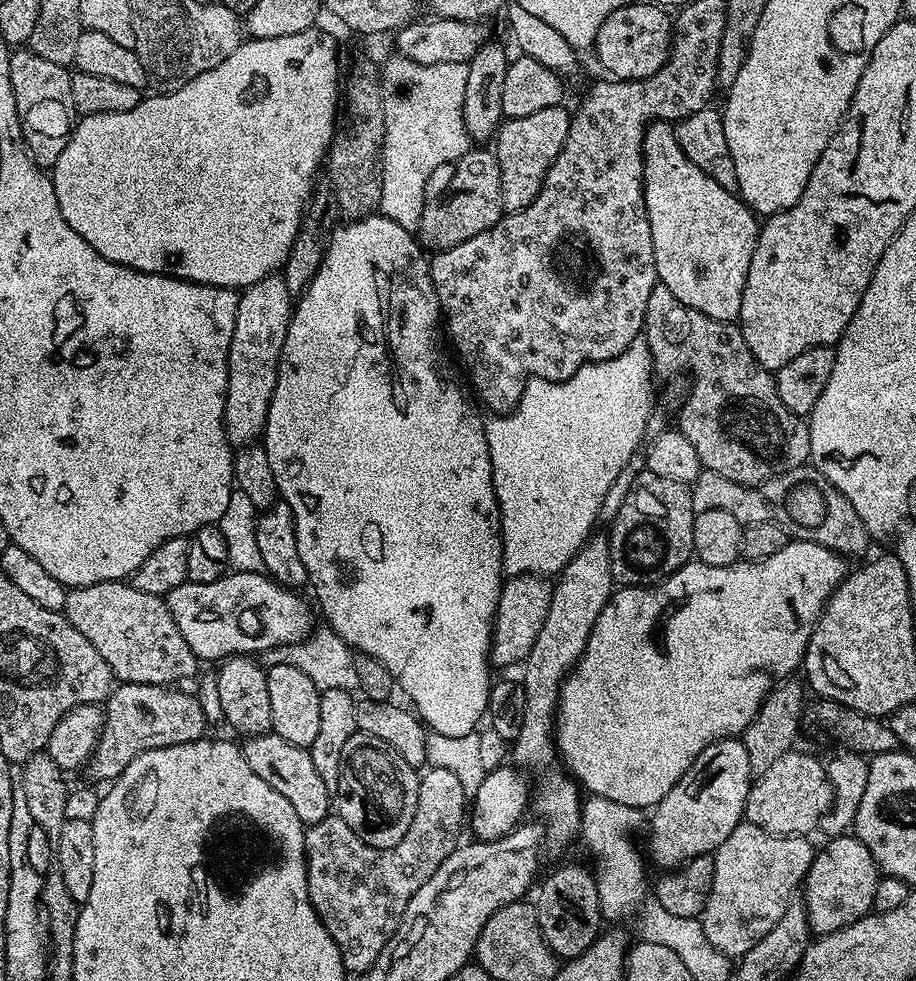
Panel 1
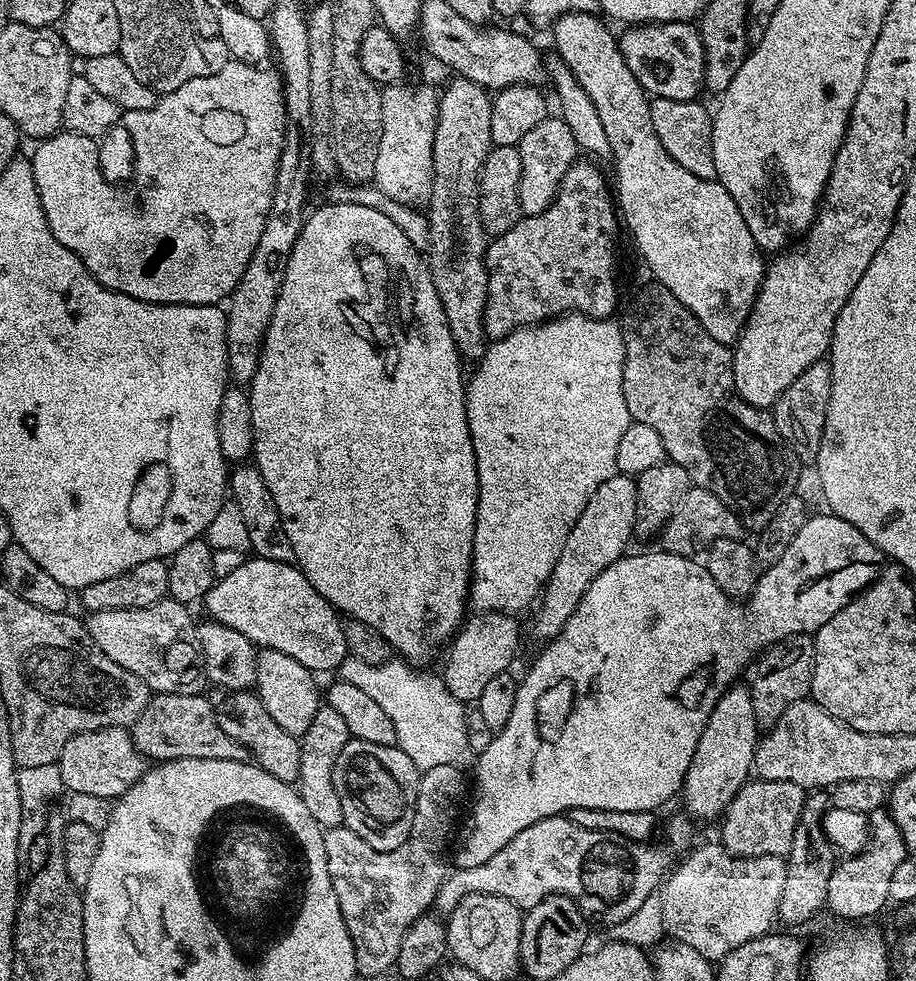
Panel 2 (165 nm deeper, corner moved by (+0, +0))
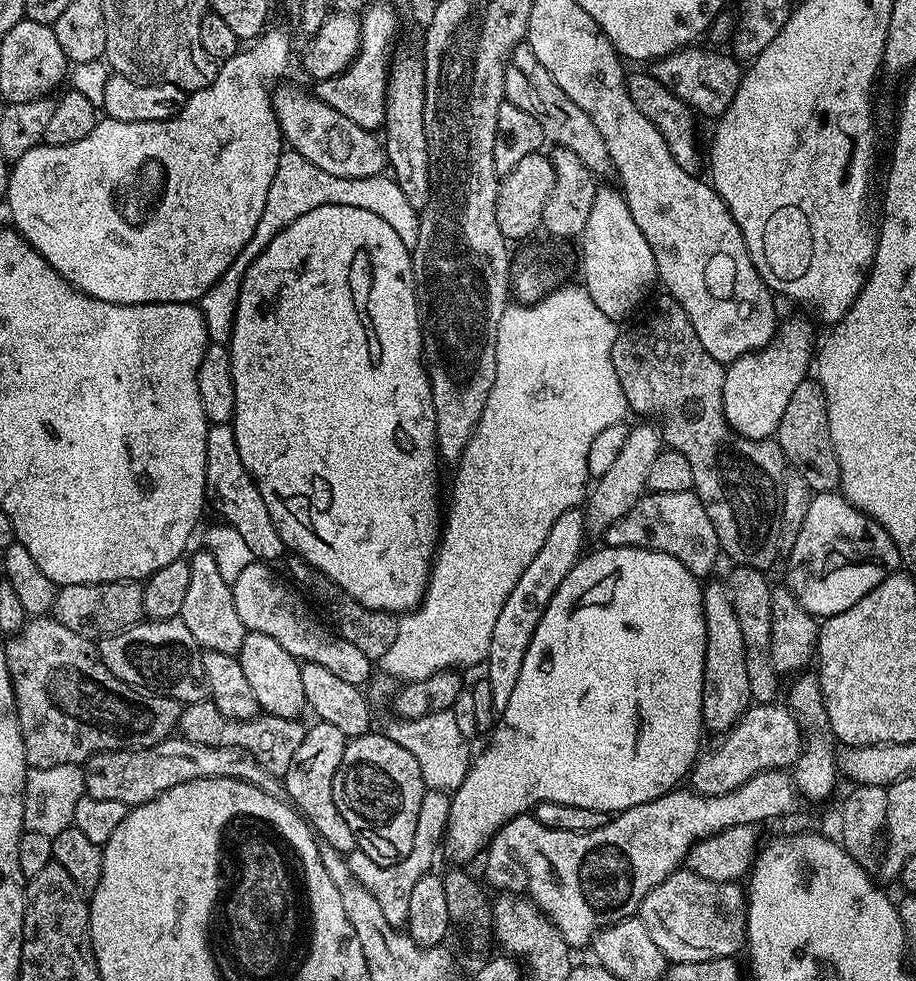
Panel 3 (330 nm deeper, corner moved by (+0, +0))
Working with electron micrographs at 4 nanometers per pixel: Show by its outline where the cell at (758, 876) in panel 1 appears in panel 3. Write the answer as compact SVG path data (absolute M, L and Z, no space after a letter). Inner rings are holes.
M677 870L667 876L658 886L654 886L654 890L650 890L644 901L640 903L638 918L646 926L650 938L654 938L654 946L658 946L658 950L662 950L664 957L672 964L693 964L723 956L735 957L736 951L739 948L741 951L746 944L744 938L745 889L736 882L731 884L710 882L687 870Z

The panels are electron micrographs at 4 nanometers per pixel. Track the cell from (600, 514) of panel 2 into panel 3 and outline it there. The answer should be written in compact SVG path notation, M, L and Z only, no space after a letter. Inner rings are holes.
M652 422L636 423L640 424L633 423L629 427L626 443L623 444L618 458L610 465L610 470L606 470L606 474L598 477L587 493L586 524L591 531L593 528L596 534L604 533L614 522L618 522L618 518L622 518L622 514L626 514L640 501L640 497L645 495L650 478L650 466L662 450L659 427Z

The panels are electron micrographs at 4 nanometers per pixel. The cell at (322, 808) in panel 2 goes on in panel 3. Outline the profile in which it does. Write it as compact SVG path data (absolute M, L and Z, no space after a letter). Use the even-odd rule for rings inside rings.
M325 720L313 723L313 728L309 727L302 738L302 746L298 746L298 751L294 753L294 758L290 762L290 770L282 777L282 792L287 797L293 808L308 821L308 827L316 833L323 843L334 846L341 854L357 851L356 835L350 826L346 826L346 818L338 814L338 806L334 803L334 774L338 774L338 766L342 762L346 737L338 726L330 726L330 722Z

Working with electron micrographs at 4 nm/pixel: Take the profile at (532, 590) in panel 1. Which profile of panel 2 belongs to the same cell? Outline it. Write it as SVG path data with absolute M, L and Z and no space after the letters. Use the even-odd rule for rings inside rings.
M476 612L461 623L443 653L442 679L445 688L454 694L454 698L461 702L479 701L486 682L513 667L512 659L520 646L520 624L516 620L519 619L515 615L506 612Z

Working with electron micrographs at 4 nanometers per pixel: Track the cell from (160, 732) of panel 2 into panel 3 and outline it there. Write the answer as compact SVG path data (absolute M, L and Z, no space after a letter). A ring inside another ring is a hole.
M199 700L193 704L183 705L180 713L180 722L178 732L181 737L195 744L202 746L238 746L238 750L246 750L261 766L274 777L282 778L286 770L290 770L290 762L294 758L294 753L298 751L298 746L302 746L302 738L306 731L305 725L300 725L299 719L291 720L290 718L278 718L261 714L250 718L249 720L239 720L238 718L226 718L218 706L214 706L211 700Z

